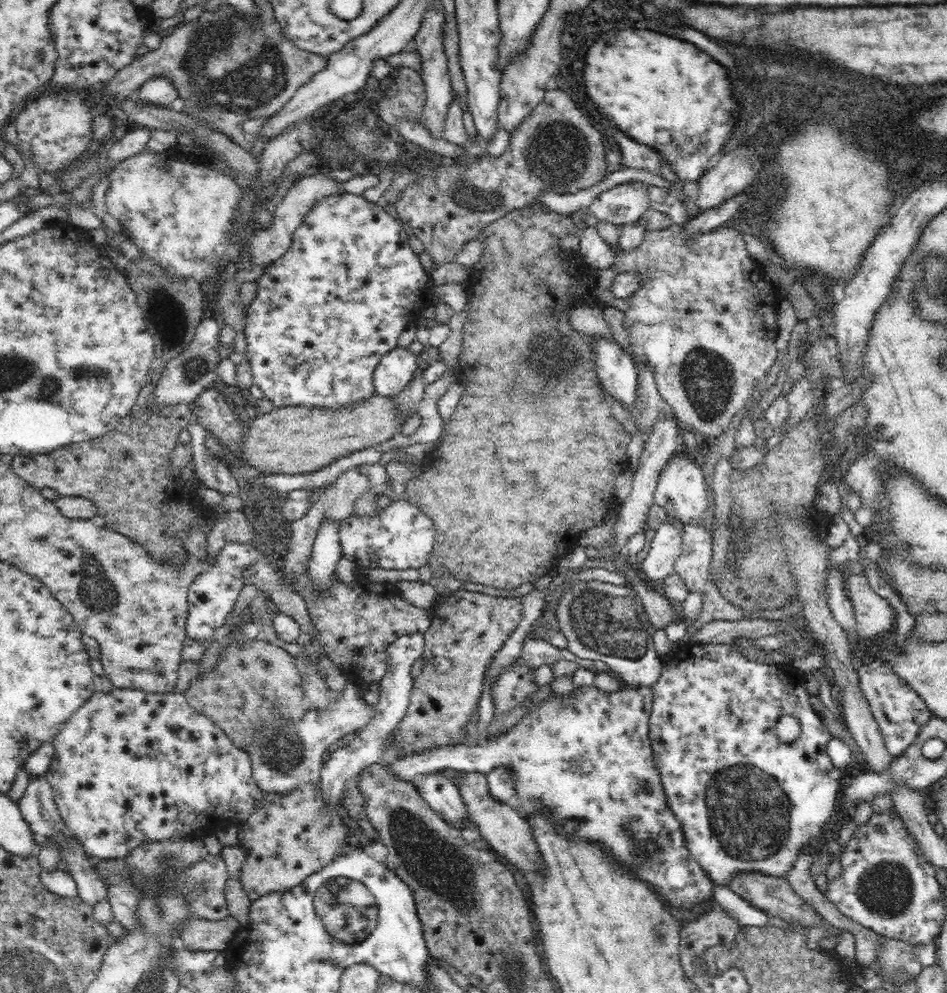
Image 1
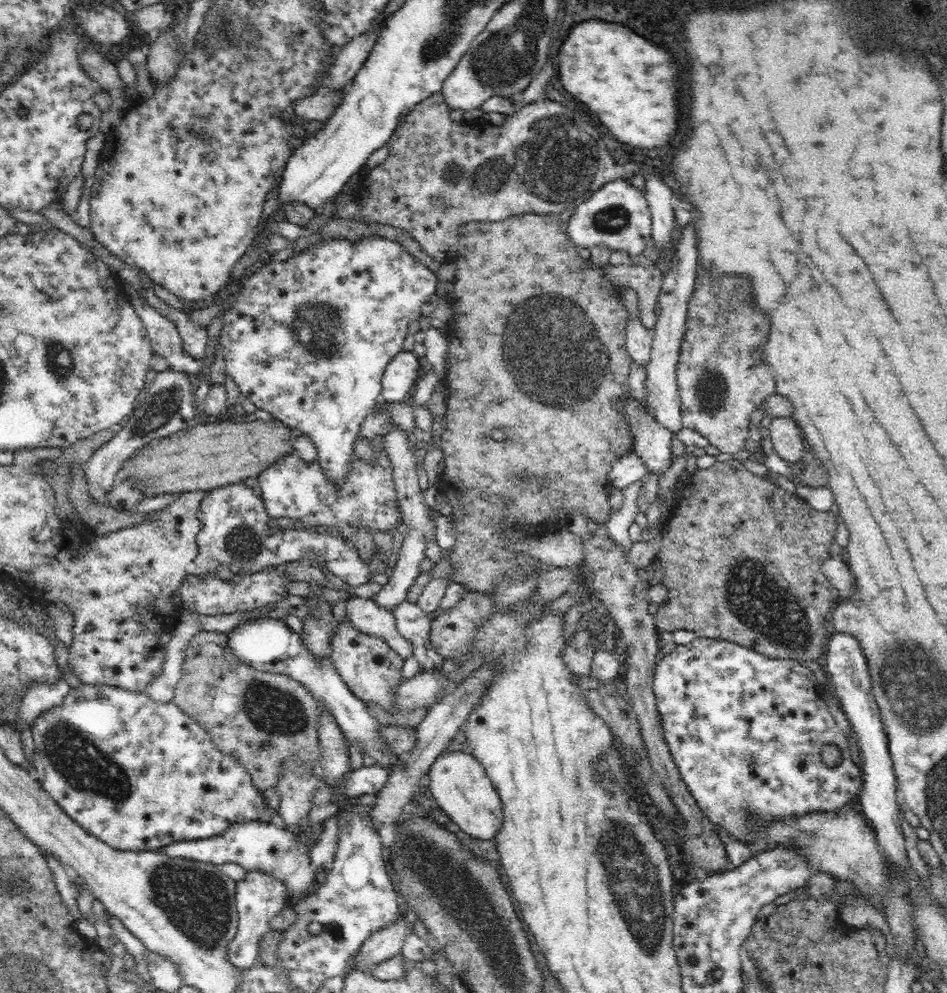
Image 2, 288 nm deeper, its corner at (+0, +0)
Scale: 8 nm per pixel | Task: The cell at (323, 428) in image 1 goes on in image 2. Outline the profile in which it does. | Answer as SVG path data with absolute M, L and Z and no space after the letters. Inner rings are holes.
M214 420L214 426L198 422L196 426L188 426L178 438L168 436L144 446L122 464L120 474L124 474L124 480L130 480L132 490L138 490L148 498L182 496L186 492L202 490L210 492L214 488L240 484L260 476L276 460L294 452L294 438L296 434L290 434L290 428L280 420L274 424L262 420L258 420L258 424L218 424L218 420Z

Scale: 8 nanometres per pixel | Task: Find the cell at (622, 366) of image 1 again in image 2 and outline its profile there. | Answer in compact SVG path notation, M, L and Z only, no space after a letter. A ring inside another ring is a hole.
M630 396L626 402L612 400L612 408L628 420L632 438L634 438L634 452L642 458L642 462L648 468L648 474L662 474L672 464L672 438L674 432L666 430L658 420L650 414L646 414L646 408L642 408L634 398Z

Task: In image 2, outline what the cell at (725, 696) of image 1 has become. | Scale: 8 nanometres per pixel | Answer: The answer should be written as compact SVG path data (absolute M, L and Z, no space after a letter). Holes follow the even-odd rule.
M694 638L694 642L690 642L686 646L676 646L670 654L660 658L660 662L656 666L656 674L654 674L654 694L656 694L658 712L662 716L664 738L666 738L670 752L672 752L676 768L680 770L686 786L694 794L700 810L706 812L706 816L710 818L712 824L726 830L730 834L730 838L736 838L744 844L752 844L754 836L760 834L756 824L762 824L762 822L776 824L776 820L782 816L796 816L796 814L808 814L808 812L836 812L838 808L848 804L864 788L864 776L854 766L852 756L850 756L850 748L848 748L850 742L844 738L834 716L830 714L828 702L824 700L824 688L818 684L814 670L808 668L806 664L800 664L796 660L768 658L766 654L760 654L752 648L746 648L746 646L740 646L736 642L728 642L728 640ZM824 746L836 746L842 752L842 762L838 766L828 766L824 762L824 758L822 758Z

